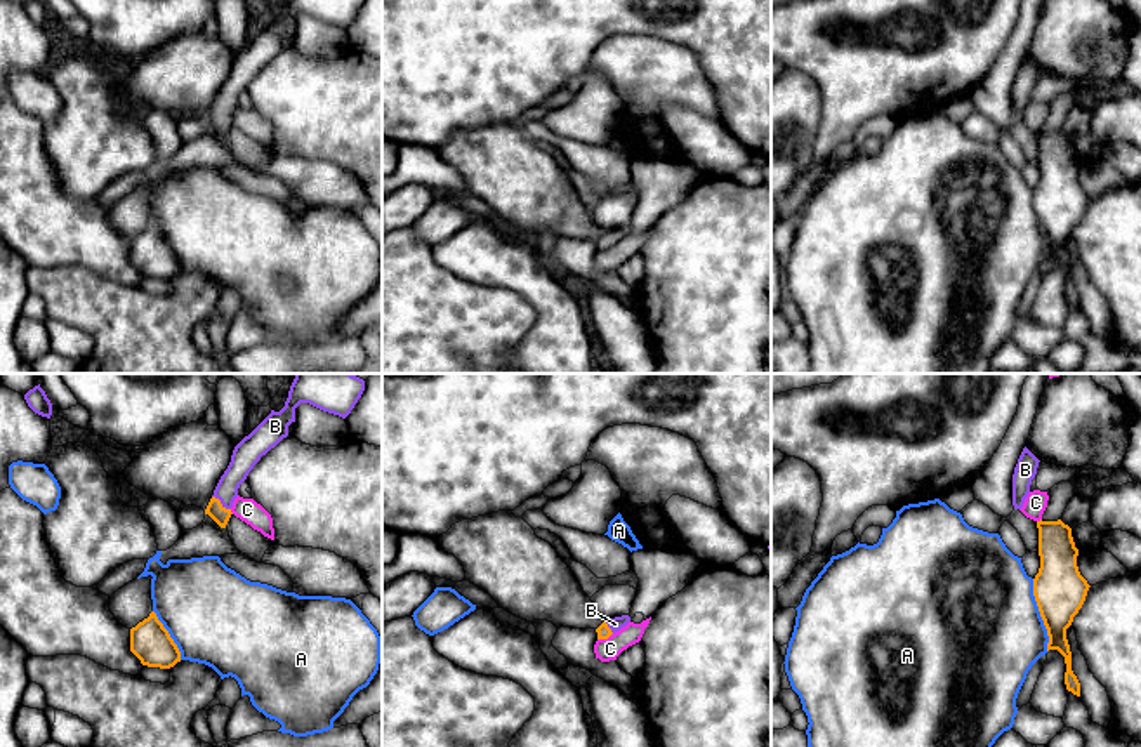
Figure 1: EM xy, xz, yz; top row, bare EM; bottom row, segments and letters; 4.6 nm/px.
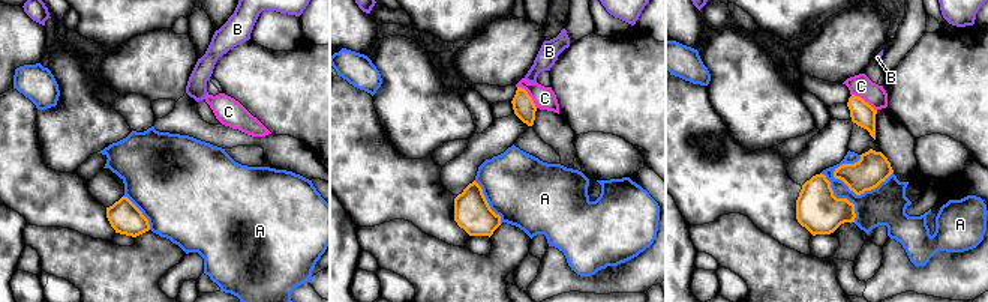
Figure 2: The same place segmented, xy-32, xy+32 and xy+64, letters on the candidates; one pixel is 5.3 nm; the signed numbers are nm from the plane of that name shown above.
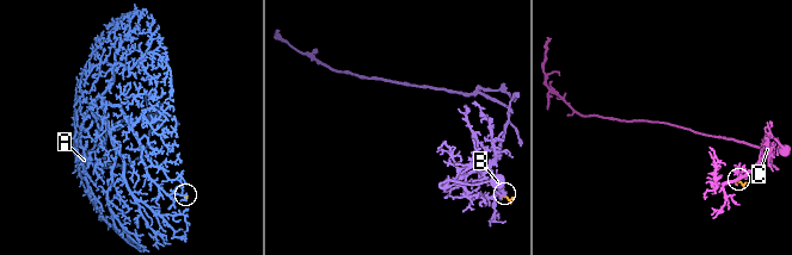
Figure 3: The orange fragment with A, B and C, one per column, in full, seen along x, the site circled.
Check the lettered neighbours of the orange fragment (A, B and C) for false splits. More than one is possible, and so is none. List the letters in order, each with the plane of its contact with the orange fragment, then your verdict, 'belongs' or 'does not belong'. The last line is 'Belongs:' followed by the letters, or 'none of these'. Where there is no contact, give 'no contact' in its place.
A: meets orange in yz; does not belong
B: meets orange in xy; belongs
C: meets orange in xz; does not belong
Belongs: B

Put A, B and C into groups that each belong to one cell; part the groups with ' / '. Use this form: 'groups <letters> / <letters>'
groups A / B / C

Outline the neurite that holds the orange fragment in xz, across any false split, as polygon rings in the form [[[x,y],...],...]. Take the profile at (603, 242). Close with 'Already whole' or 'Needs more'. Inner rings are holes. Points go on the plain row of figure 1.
[[[629,226],[615,228],[606,233],[603,233],[596,243],[597,250],[608,250],[611,245],[618,243],[622,238],[625,238],[630,233]]]. Needs more

